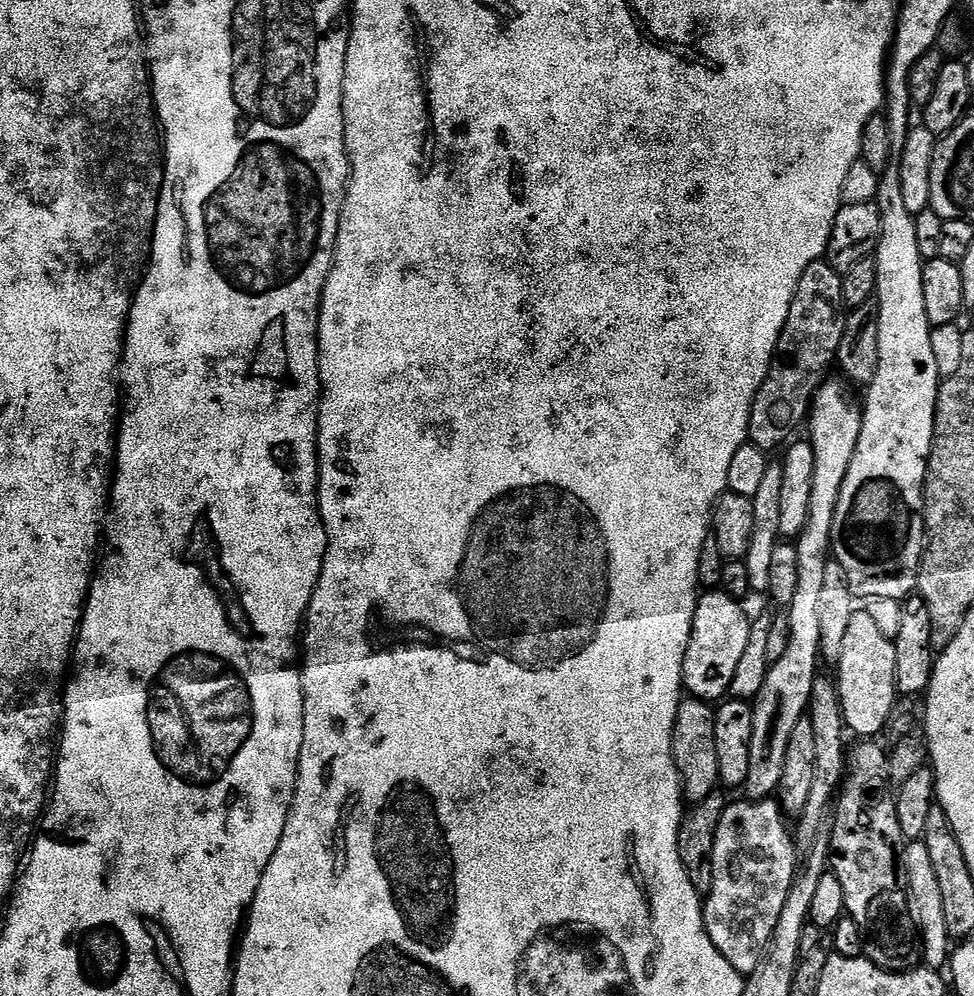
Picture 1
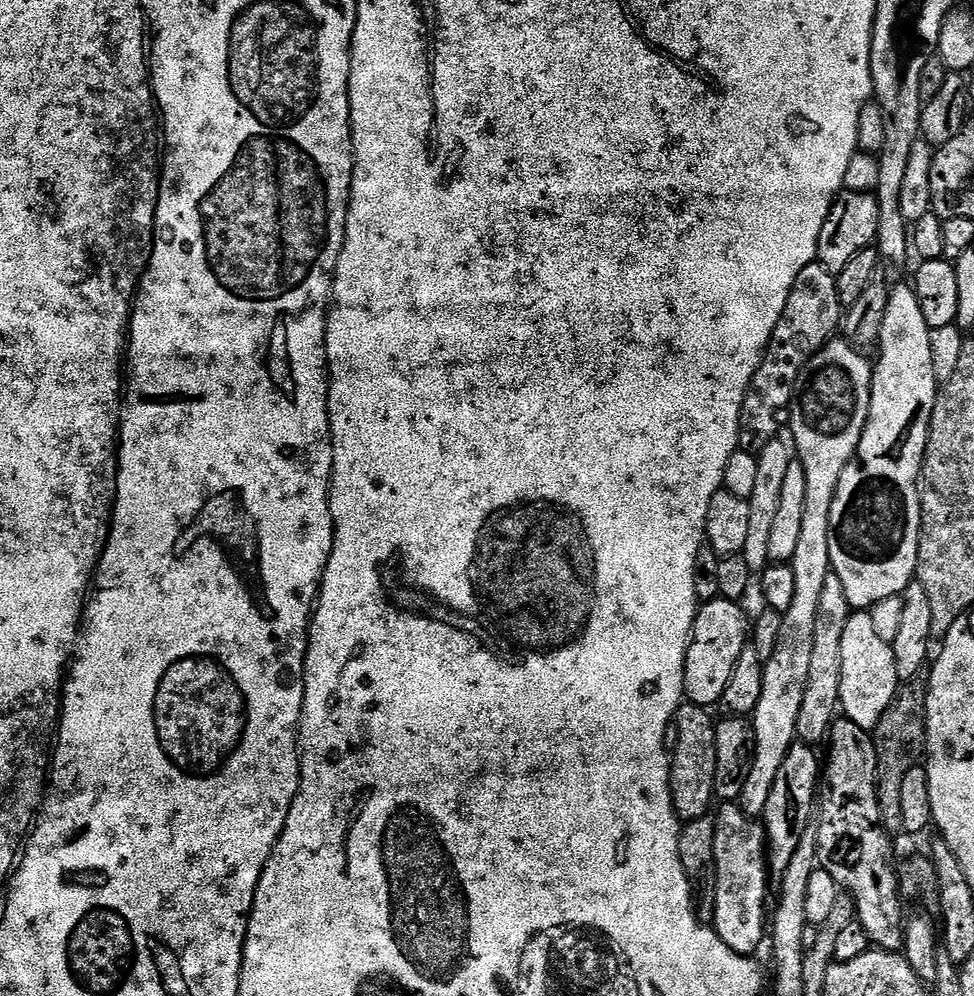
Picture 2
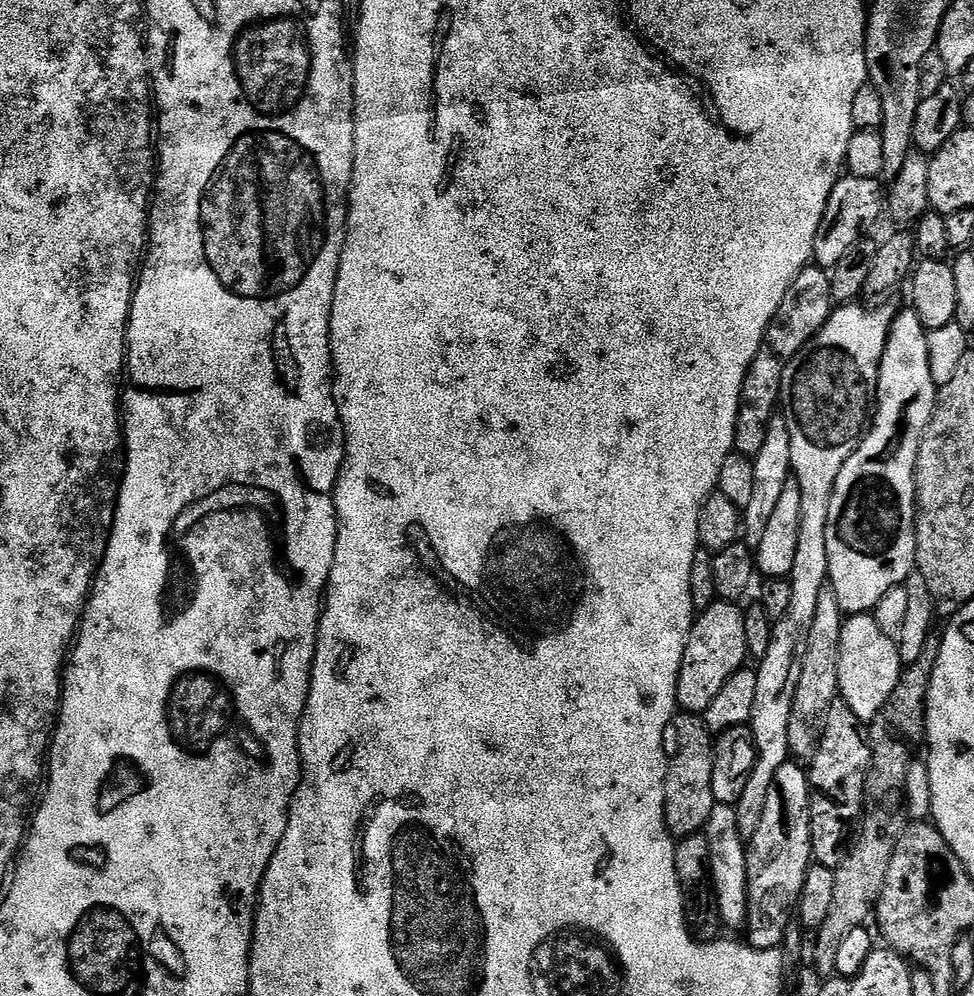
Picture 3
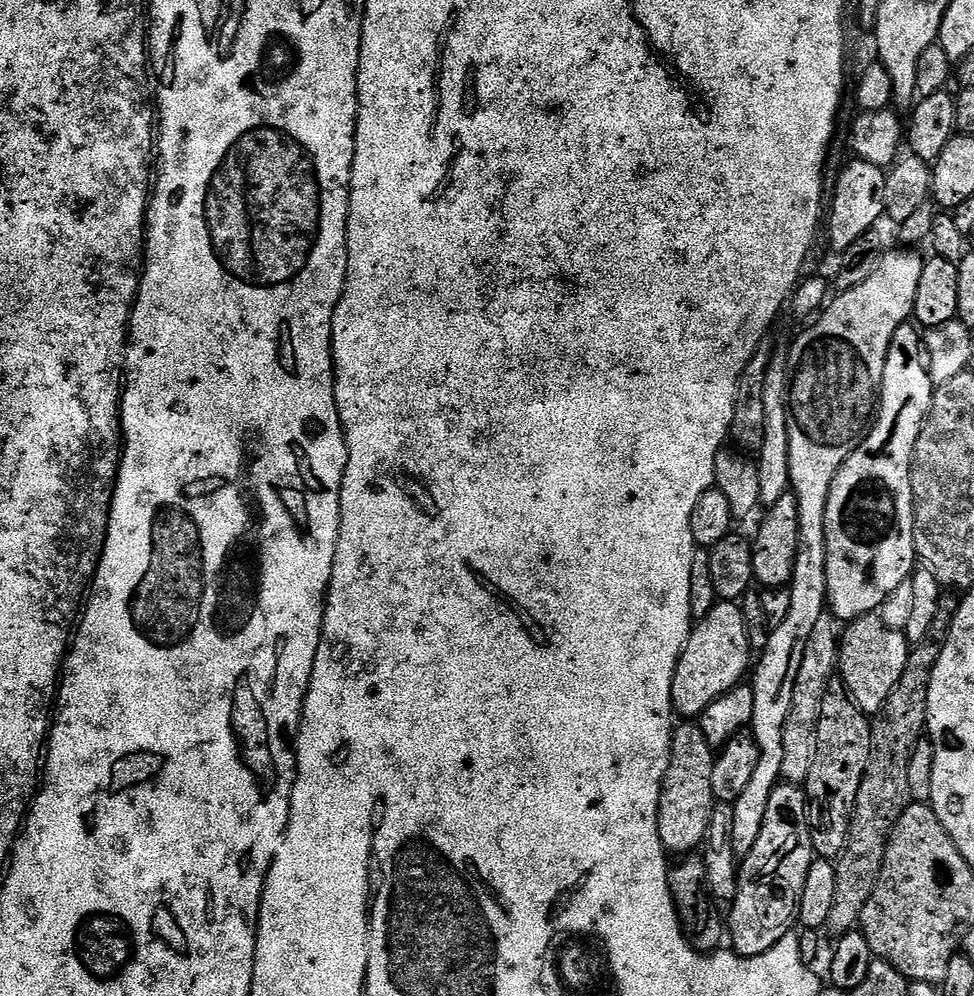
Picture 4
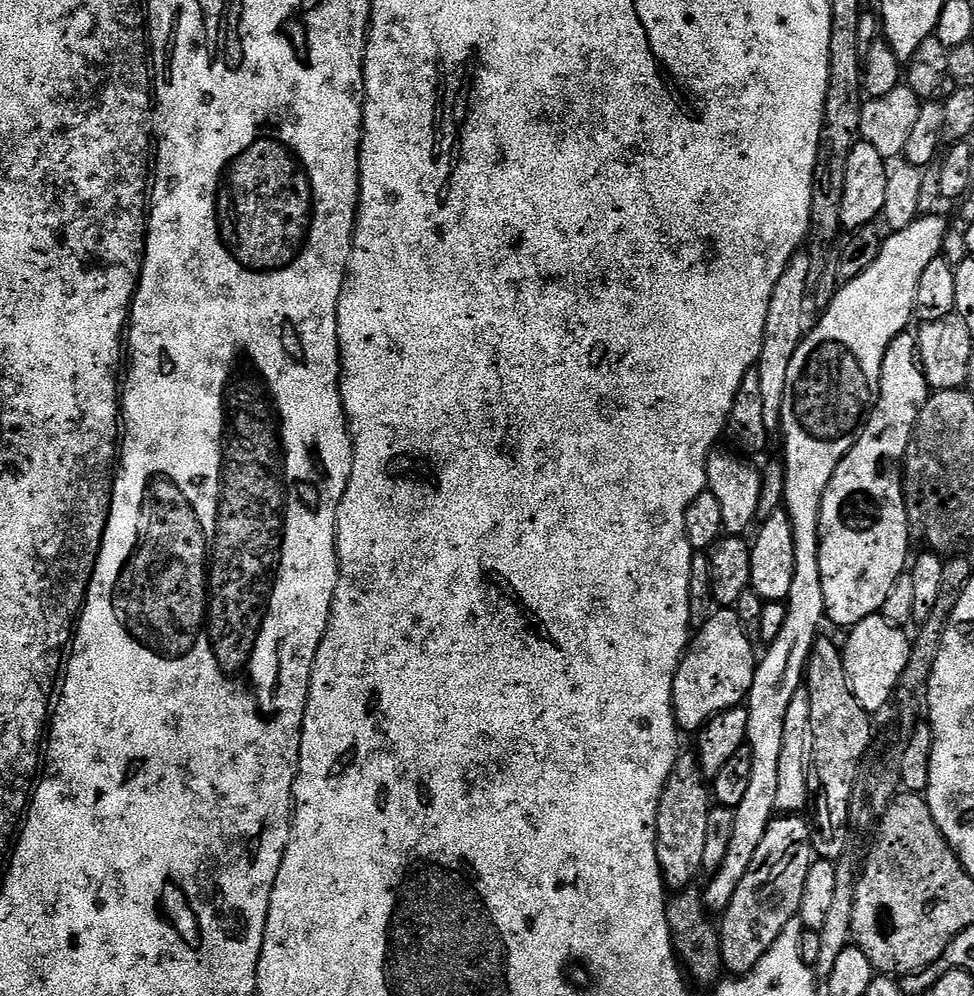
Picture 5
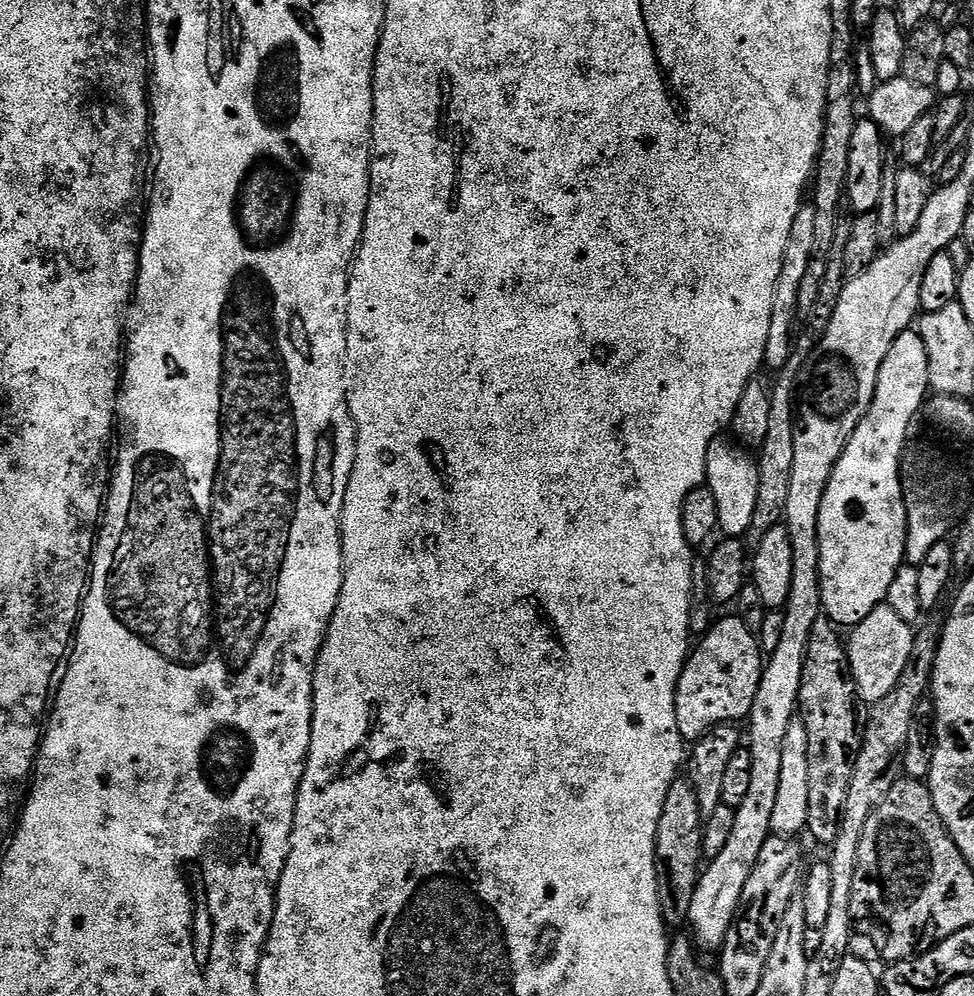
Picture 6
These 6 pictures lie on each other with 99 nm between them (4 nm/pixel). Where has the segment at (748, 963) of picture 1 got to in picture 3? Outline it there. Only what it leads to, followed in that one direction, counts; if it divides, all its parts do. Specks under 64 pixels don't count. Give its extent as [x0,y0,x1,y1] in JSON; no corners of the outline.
[703,804,748,929]

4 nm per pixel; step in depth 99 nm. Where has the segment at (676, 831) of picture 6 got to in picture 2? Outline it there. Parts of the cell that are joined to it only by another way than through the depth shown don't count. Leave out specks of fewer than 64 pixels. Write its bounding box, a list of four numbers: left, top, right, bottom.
[670,702,716,821]

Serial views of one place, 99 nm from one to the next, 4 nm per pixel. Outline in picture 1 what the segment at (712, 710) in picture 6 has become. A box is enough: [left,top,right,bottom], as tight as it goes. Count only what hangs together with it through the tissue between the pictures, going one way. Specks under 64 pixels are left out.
[684,590,752,702]

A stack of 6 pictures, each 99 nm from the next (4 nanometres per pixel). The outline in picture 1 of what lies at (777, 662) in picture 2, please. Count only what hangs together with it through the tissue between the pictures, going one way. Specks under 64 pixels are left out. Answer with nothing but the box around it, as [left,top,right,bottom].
[742,379,862,800]

